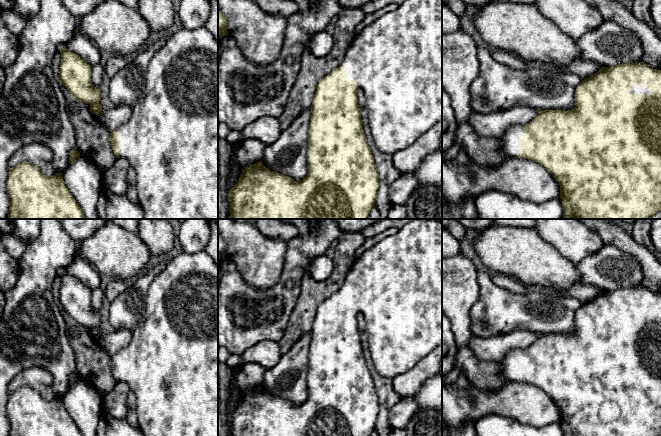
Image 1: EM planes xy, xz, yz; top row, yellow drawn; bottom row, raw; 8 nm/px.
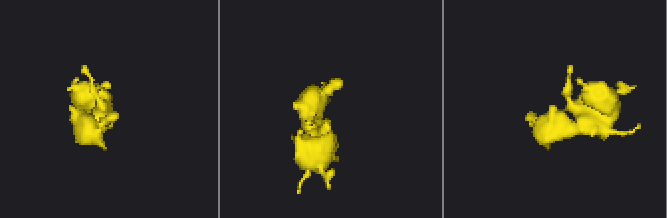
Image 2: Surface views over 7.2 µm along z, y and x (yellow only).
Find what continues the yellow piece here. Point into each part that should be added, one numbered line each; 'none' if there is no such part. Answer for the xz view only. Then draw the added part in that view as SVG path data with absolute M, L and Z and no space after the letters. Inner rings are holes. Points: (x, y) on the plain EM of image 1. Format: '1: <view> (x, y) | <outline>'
1: xz (396, 285) | M412 220L392 236L365 251L350 267L341 286L349 304L355 304L357 311L365 318L366 345L373 365L379 375L393 378L411 370L435 348L442 345L442 222L433 220Z

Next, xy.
1: xy (171, 364) | M205 250L194 254L182 251L175 253L174 258L166 264L164 269L156 276L149 286L145 297L145 310L142 319L132 330L132 339L129 345L121 349L118 352L118 355L120 357L120 382L125 382L137 397L138 428L143 436L218 436L218 265Z

